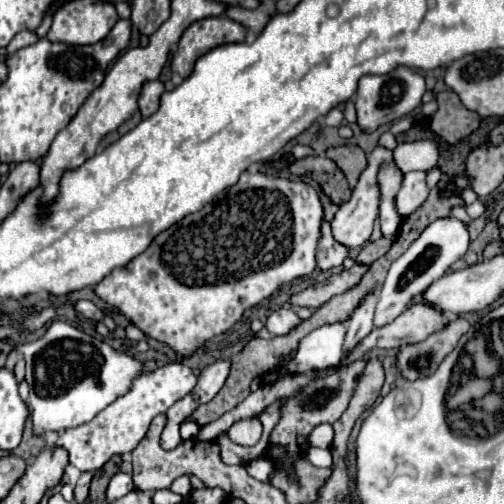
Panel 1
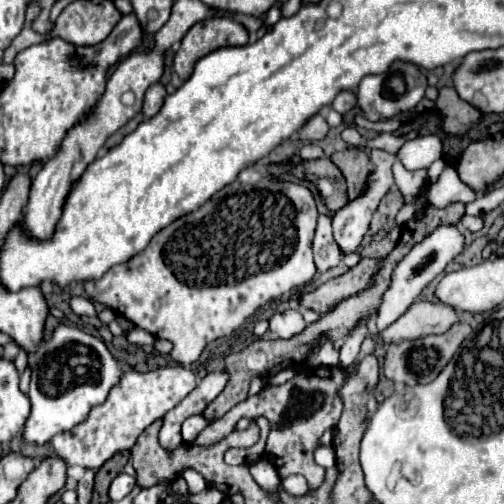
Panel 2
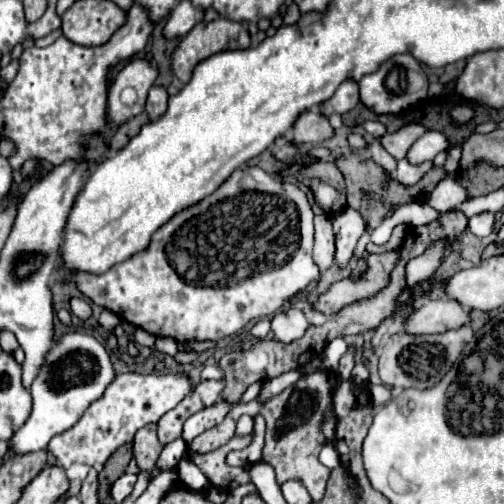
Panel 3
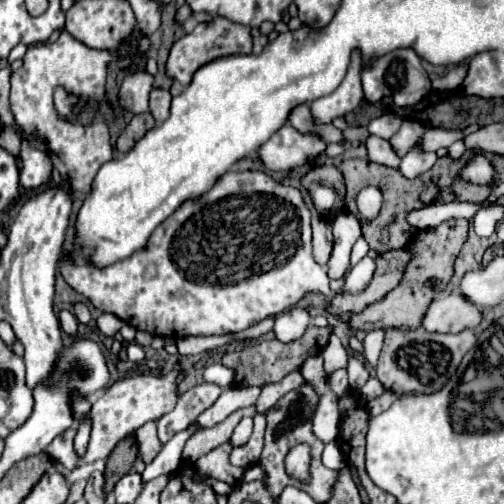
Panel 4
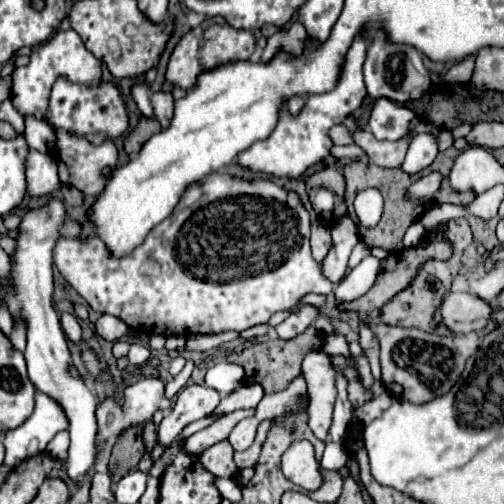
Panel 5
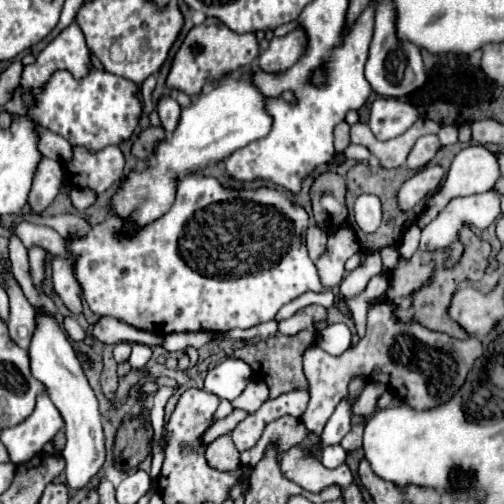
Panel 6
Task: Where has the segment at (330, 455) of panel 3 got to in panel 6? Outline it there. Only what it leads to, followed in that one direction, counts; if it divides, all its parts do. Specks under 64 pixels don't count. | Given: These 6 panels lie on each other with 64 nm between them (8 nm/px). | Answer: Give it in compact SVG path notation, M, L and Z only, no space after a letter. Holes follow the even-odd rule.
M336 444L336 446L326 446L326 448L322 450L320 460L322 460L324 466L338 468L338 466L346 460L346 450L344 450L340 444Z

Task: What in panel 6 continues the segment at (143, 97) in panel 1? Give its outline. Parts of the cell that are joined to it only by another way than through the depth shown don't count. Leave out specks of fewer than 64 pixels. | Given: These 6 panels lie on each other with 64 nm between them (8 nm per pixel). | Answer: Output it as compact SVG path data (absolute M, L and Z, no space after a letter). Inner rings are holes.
M162 96L158 100L156 110L158 110L158 116L160 116L162 128L166 130L166 134L172 134L176 124L178 124L178 118L180 118L180 104L172 96Z

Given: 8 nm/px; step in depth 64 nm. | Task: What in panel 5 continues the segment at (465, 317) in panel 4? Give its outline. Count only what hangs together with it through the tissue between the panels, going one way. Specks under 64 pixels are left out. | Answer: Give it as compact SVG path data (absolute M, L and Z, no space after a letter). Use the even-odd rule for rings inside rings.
M446 292L442 304L436 308L432 324L444 326L454 334L478 332L486 326L492 308L476 300L470 292Z

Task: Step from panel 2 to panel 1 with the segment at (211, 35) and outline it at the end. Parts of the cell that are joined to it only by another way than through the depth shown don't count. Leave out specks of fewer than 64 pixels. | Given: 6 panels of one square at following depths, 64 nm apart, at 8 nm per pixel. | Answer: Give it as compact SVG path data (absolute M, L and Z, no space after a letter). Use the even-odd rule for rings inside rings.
M216 16L216 18L206 18L206 20L198 20L194 24L190 24L186 28L186 32L182 34L180 42L178 42L178 50L172 56L172 72L178 72L182 78L188 78L192 74L194 62L210 52L212 48L220 46L220 44L228 44L228 42L242 42L246 38L246 28L234 20L230 20L228 16Z

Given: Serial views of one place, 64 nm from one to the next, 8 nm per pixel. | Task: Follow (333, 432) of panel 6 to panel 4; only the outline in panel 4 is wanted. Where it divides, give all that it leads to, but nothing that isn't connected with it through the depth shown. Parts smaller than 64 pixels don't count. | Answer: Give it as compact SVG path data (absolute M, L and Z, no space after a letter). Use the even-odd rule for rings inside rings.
M340 368L340 370L336 370L334 374L330 374L330 386L332 386L332 390L338 394L338 396L342 396L350 386L348 386L348 370L346 368Z

